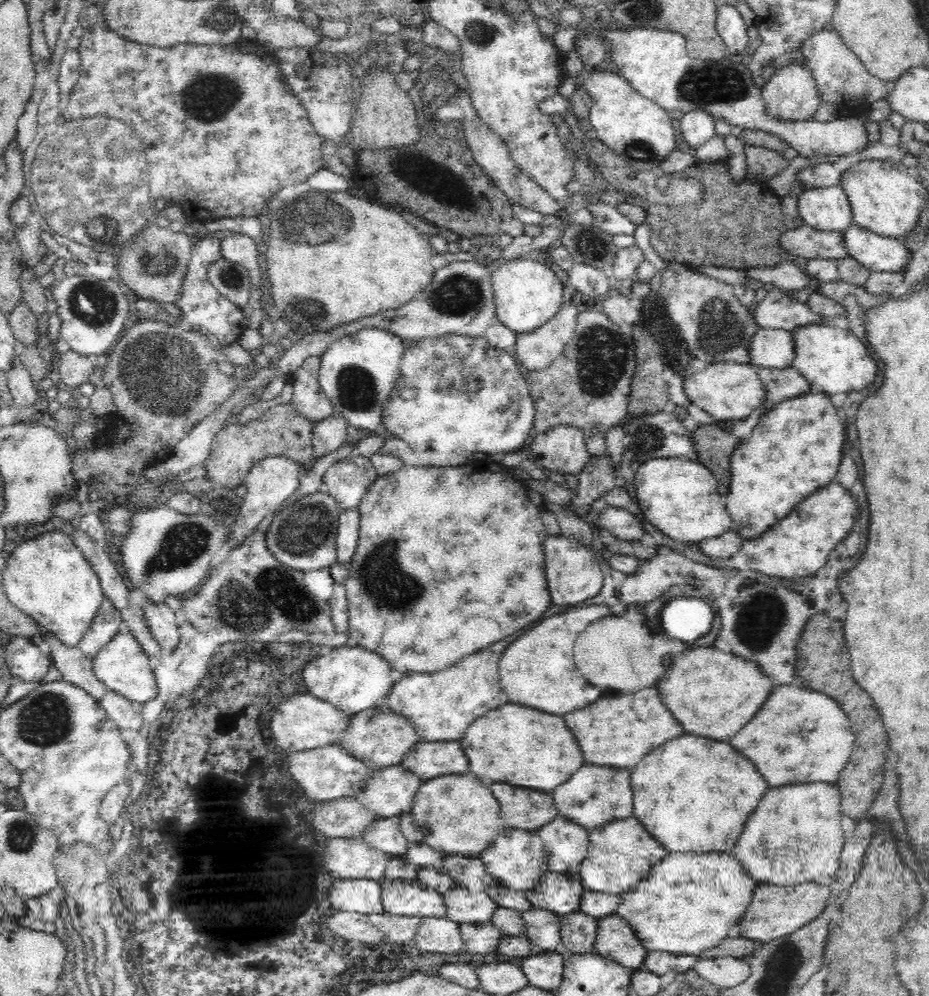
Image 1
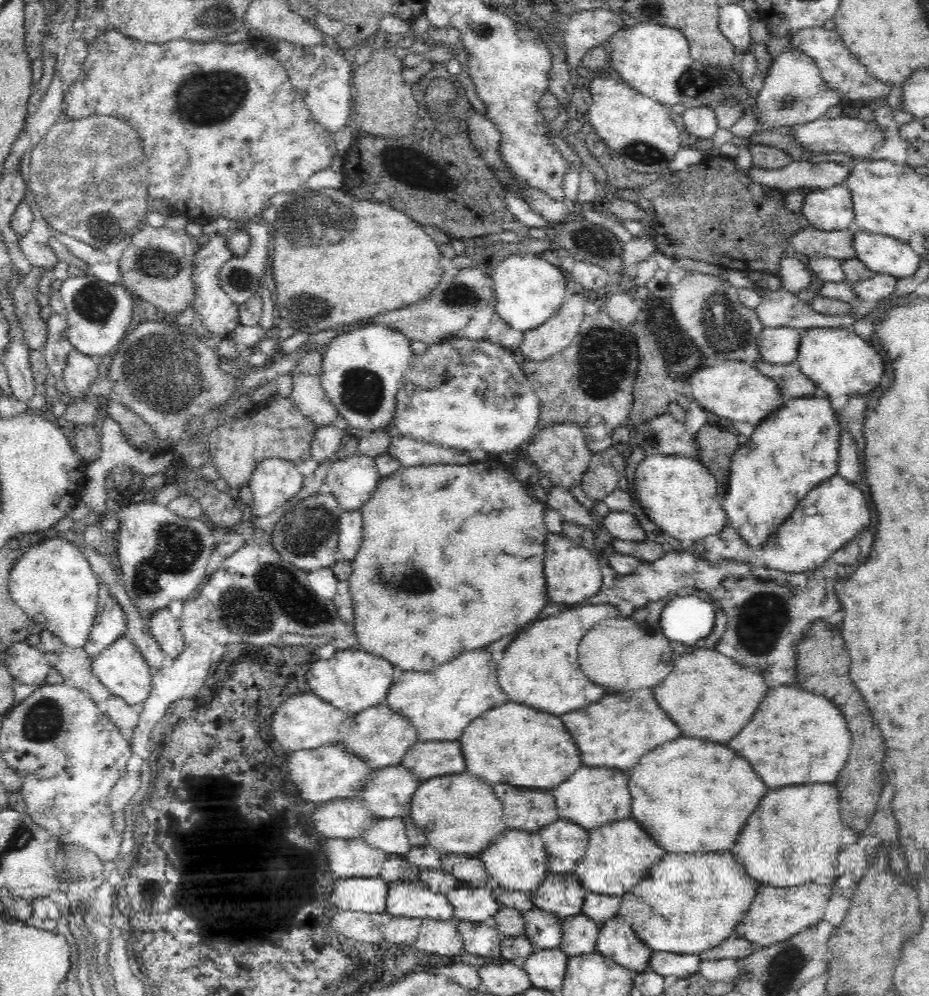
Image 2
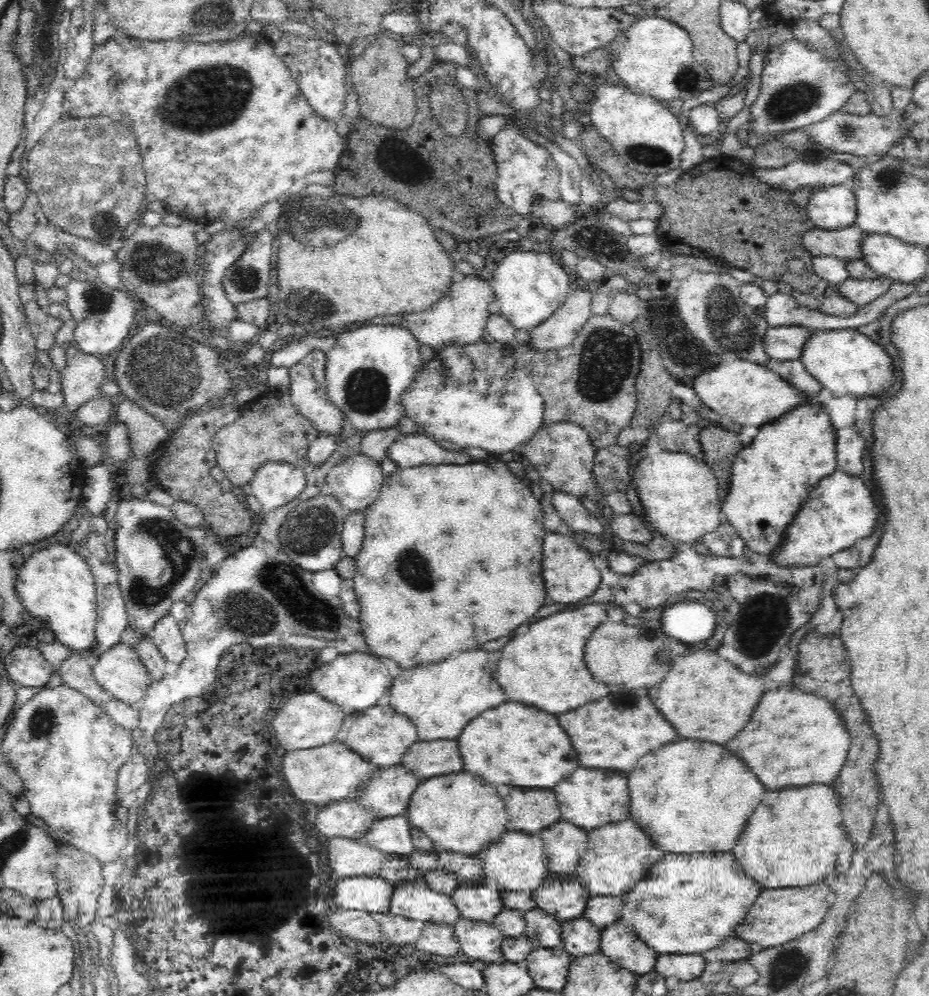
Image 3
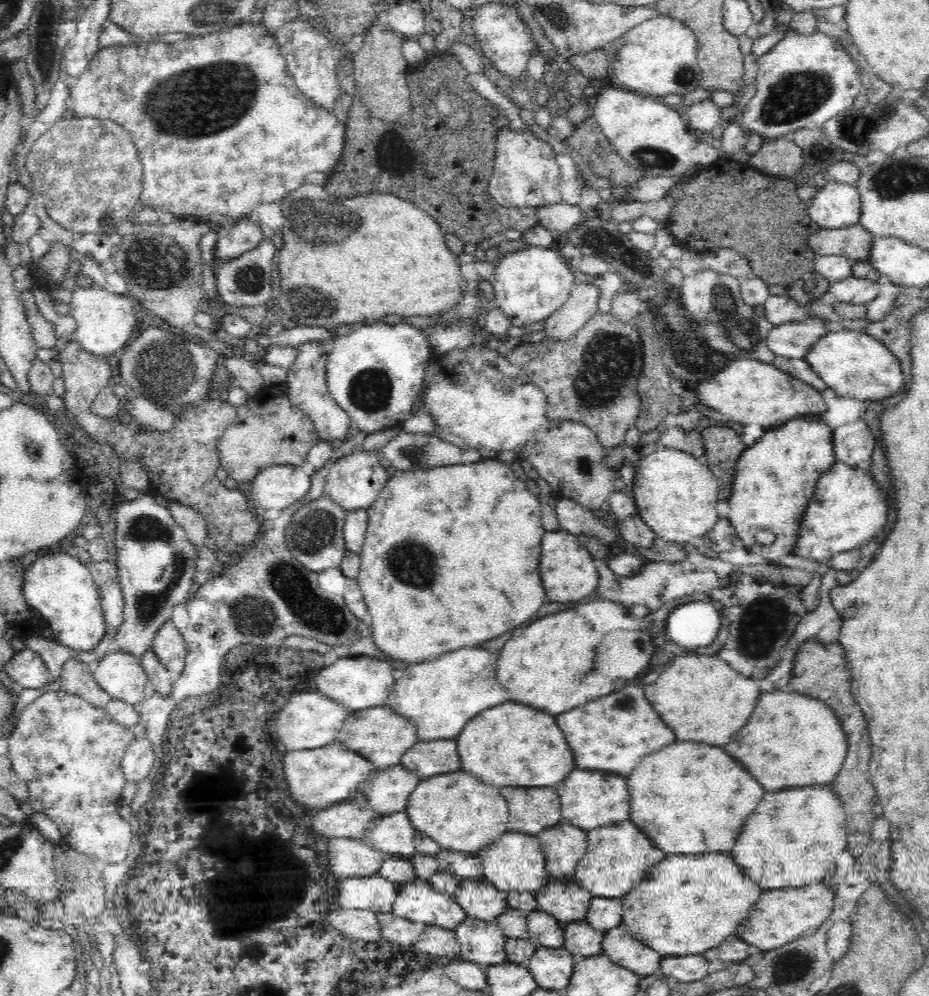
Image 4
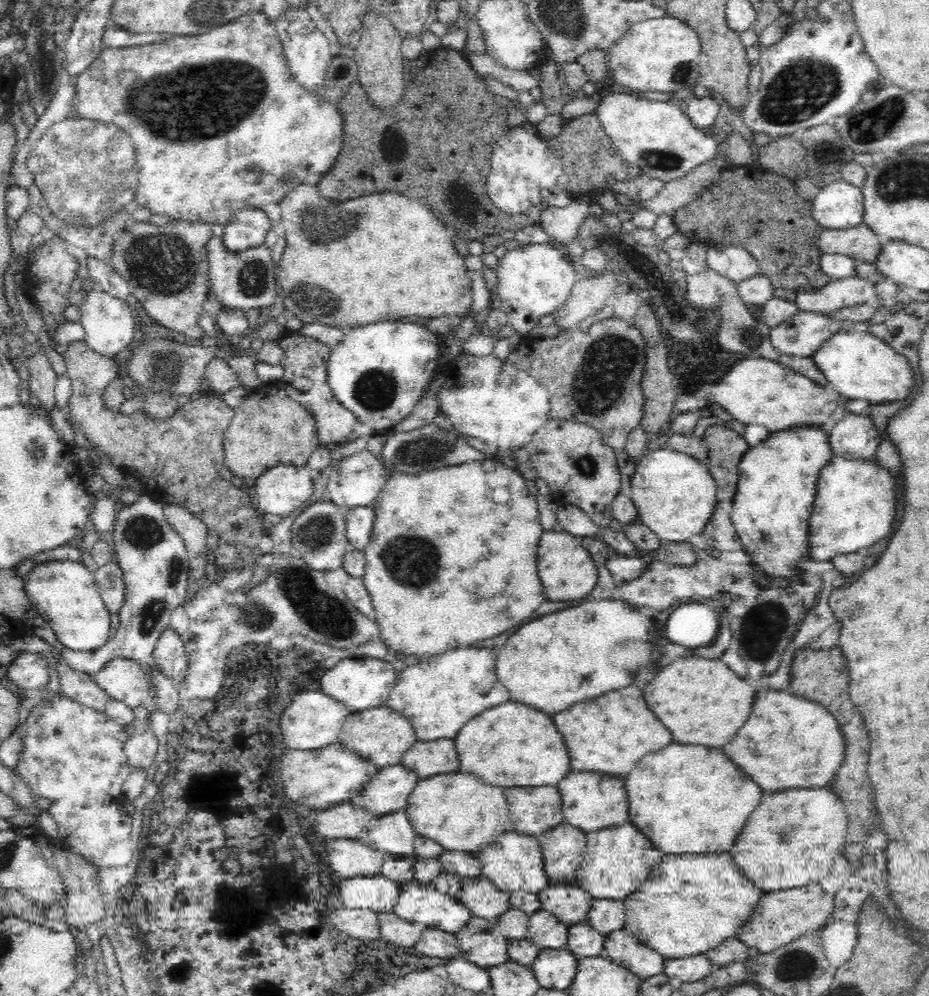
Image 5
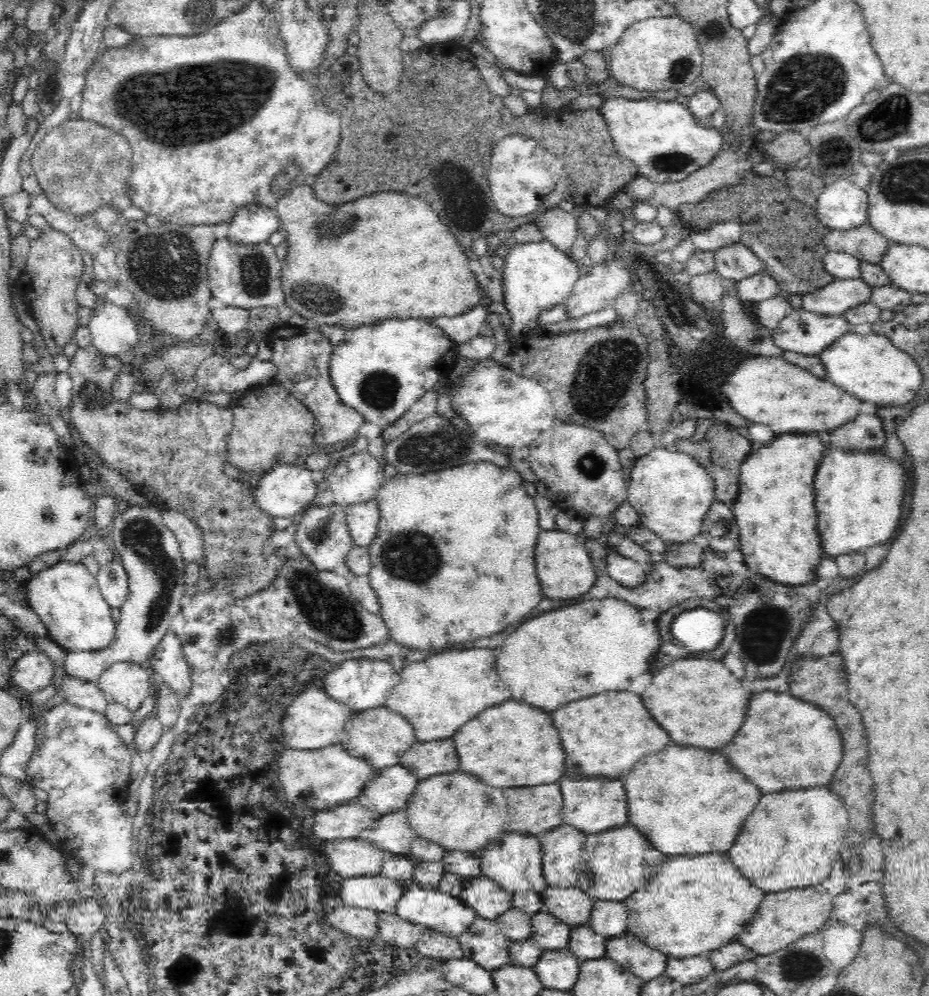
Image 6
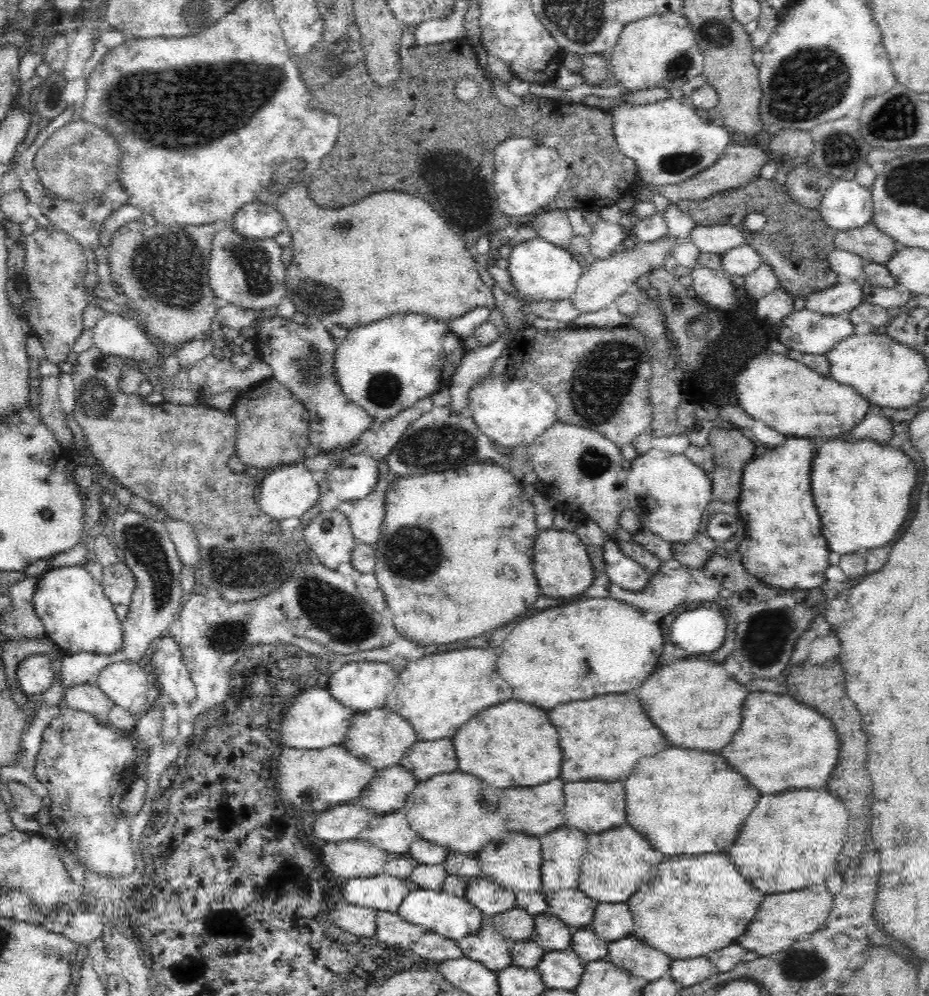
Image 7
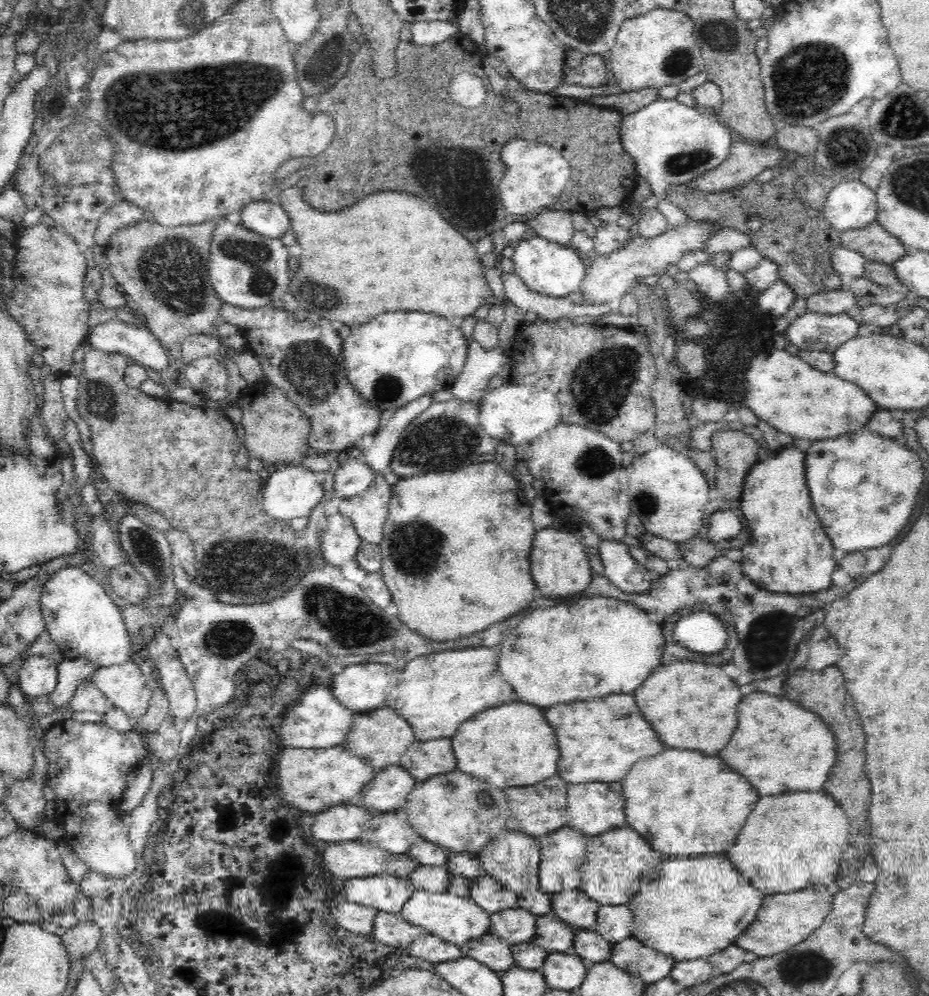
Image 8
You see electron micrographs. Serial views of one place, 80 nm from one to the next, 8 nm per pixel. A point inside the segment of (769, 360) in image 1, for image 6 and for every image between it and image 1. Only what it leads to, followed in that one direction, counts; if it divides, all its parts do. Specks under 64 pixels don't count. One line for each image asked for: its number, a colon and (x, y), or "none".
2: (779, 345)
3: (786, 342)
4: (793, 339)
5: (802, 334)
6: (809, 333)

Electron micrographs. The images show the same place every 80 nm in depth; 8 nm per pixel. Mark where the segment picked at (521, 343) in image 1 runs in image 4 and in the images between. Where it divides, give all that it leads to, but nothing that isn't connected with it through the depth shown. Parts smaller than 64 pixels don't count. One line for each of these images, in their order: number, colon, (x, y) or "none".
2: (559, 331)
3: (562, 327)
4: (583, 304)

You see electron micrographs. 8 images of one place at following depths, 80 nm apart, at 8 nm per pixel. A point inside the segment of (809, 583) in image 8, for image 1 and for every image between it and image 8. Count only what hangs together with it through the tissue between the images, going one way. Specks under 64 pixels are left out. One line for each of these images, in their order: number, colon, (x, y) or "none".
1: (796, 448)
2: (798, 447)
3: (767, 483)
4: (775, 480)
5: (777, 481)
6: (775, 512)
7: (784, 548)

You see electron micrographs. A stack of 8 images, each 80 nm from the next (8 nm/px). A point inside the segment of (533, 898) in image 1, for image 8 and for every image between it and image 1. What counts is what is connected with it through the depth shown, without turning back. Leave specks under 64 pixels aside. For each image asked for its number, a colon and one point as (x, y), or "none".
2: (562, 894)
3: (563, 896)
4: (566, 900)
5: (570, 904)
6: (573, 906)
7: (573, 906)
8: (575, 908)

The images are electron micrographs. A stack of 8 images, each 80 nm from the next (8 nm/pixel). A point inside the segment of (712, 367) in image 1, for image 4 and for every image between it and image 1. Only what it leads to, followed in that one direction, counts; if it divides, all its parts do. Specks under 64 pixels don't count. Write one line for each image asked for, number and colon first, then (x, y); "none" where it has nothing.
2: (735, 390)
3: (743, 391)
4: (751, 392)

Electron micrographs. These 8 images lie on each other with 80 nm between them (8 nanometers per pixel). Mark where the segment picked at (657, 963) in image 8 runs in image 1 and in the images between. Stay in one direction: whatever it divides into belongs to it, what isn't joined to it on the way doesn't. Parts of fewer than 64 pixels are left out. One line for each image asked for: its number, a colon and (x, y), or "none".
1: (615, 940)
2: (617, 941)
3: (618, 943)
4: (621, 946)
5: (622, 947)
6: (627, 951)
7: (630, 954)

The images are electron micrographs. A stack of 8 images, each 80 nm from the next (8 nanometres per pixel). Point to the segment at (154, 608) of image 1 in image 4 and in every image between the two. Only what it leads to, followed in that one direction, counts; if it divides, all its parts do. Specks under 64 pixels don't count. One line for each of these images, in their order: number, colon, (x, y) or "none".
2: (164, 628)
3: (168, 638)
4: (169, 648)

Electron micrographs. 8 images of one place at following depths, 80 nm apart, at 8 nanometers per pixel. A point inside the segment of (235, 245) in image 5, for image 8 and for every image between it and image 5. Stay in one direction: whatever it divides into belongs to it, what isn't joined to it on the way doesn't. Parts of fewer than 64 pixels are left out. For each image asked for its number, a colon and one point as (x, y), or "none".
6: (254, 223)
7: (257, 219)
8: (266, 218)

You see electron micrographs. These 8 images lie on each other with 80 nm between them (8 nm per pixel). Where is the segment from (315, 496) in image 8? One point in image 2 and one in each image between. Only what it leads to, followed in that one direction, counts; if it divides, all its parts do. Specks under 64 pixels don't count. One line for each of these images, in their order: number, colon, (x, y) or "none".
2: (275, 481)
3: (274, 484)
4: (277, 487)
5: (283, 490)
6: (287, 490)
7: (289, 491)

